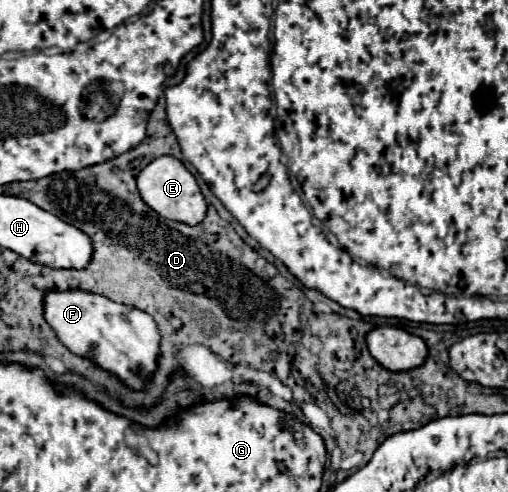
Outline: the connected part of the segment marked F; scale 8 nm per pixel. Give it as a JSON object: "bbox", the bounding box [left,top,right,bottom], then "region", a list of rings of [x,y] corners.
{"bbox":[43,288,159,388],"region":[[[55,288],[55,290],[47,290],[43,296],[43,318],[55,330],[57,338],[73,354],[89,356],[93,362],[107,368],[109,372],[113,372],[115,376],[119,376],[125,384],[129,384],[133,388],[143,388],[147,374],[151,374],[155,370],[157,346],[159,346],[157,324],[149,314],[145,314],[133,306],[117,304],[101,294],[93,294],[93,292],[85,292],[85,290],[57,290]]]}

